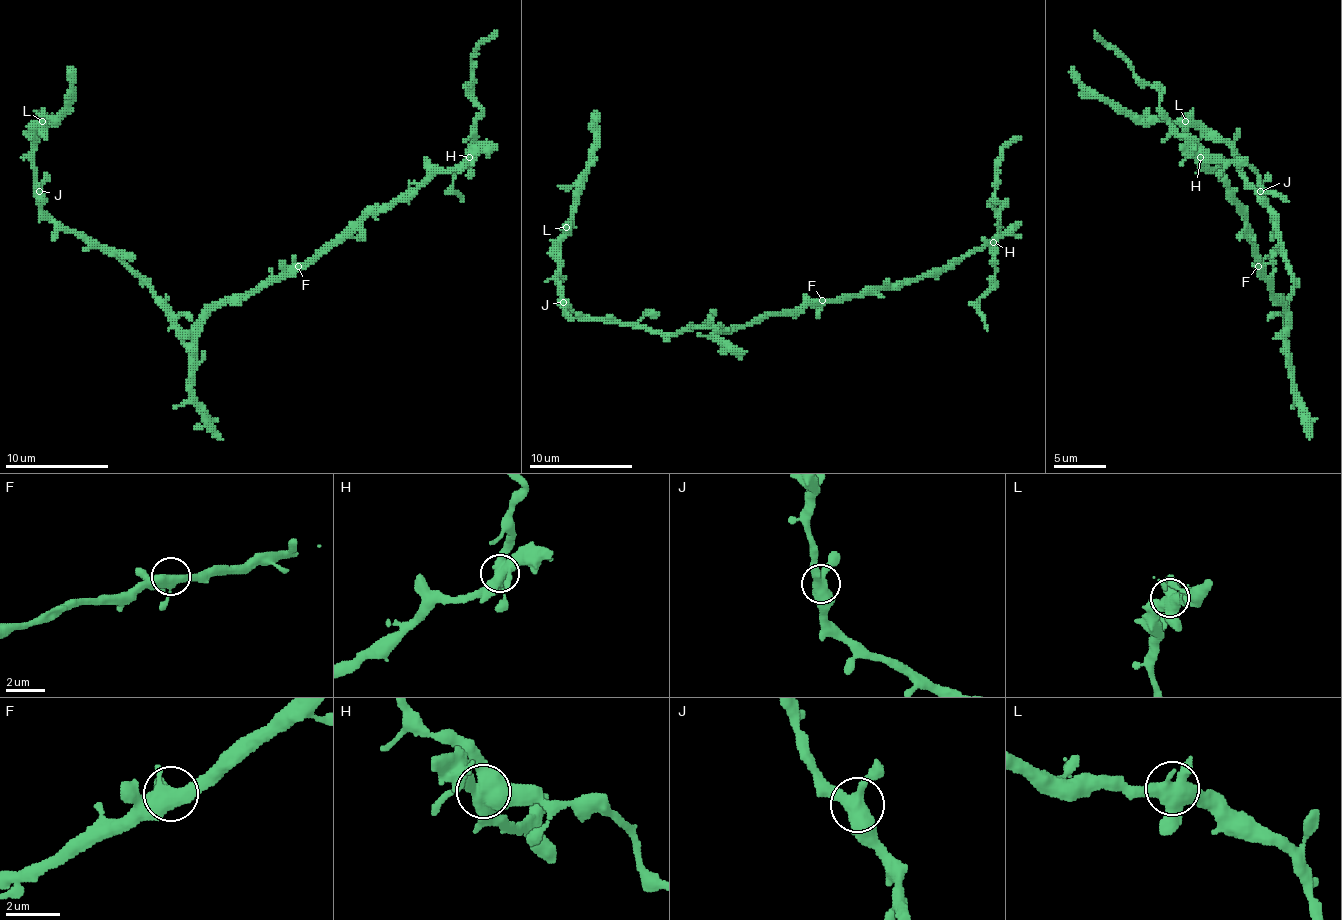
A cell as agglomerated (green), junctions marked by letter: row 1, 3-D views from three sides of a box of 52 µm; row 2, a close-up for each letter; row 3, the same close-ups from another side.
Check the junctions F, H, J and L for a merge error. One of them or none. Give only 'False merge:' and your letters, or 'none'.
False merge: H

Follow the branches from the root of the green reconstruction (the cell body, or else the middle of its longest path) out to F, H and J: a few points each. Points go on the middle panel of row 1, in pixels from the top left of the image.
F: (736, 325), (767, 315), (785, 315), (798, 307), (816, 305), (822, 300)
H: (736, 325), (785, 315), (809, 302), (842, 302), (863, 292), (917, 281), (992, 243)
J: (736, 325), (687, 325), (664, 336), (638, 325), (579, 320), (563, 302)

